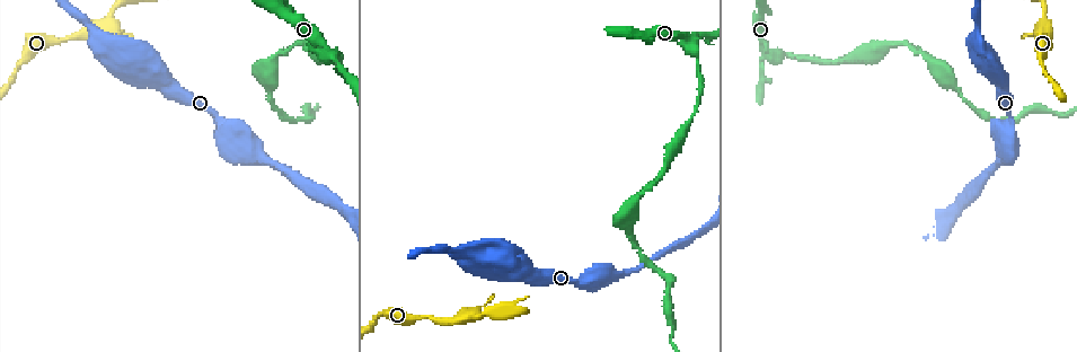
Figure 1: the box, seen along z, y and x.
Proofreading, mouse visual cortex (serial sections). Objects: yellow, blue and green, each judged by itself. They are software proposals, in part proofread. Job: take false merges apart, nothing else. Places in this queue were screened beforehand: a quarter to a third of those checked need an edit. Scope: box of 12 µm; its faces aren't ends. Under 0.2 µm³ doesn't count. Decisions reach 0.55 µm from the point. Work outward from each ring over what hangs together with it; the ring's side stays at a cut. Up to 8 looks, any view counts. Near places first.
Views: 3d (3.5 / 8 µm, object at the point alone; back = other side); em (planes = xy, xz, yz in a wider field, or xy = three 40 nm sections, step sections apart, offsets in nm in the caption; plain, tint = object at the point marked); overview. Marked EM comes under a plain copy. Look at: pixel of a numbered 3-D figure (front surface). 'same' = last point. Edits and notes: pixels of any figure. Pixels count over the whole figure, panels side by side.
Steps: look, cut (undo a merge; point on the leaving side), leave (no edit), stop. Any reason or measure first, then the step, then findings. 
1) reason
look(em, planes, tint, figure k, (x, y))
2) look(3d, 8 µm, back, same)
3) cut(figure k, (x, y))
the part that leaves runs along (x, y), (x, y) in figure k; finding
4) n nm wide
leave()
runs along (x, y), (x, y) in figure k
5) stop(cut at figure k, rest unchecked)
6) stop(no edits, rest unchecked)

side arm on a straight run
look(3d, 8 µm, back, figure 1, (330, 54))

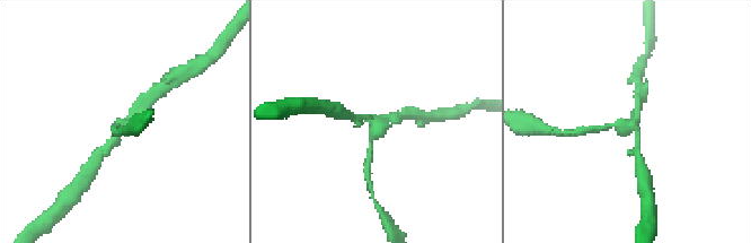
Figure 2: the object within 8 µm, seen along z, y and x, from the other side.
look(3d, 3.5 µm, figure 2, (376, 122))

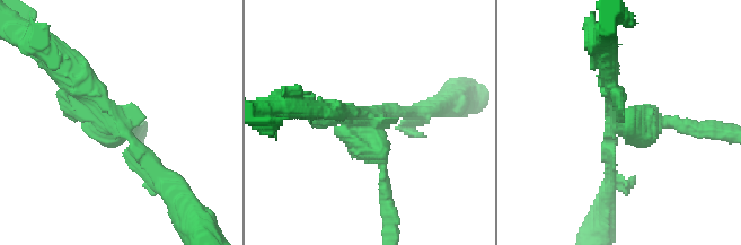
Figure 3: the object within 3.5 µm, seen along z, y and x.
cut(figure 3, (706, 127))
the part that leaves runs along (669, 121), (681, 128), (730, 134) in figure 3; two cells meet here

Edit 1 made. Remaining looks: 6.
look(overview)

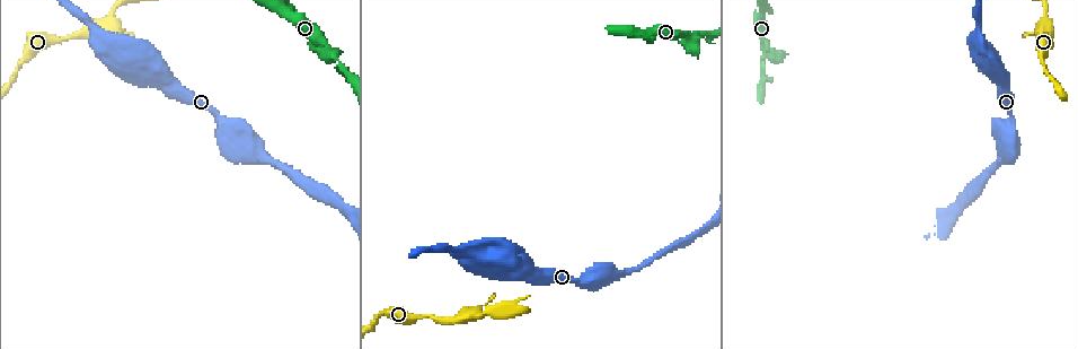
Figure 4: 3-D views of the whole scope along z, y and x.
sharp bend
look(3d, 3.5 µm, figure 4, (465, 317))

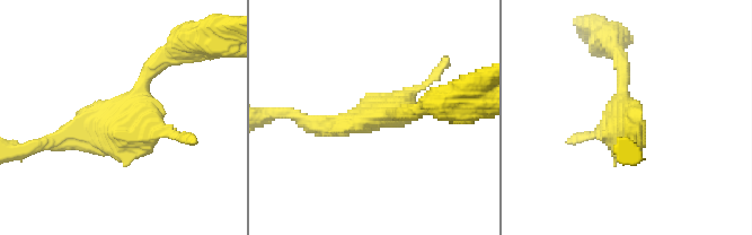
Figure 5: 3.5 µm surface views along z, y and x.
now the EM
look(em, planes, tint, figure 5, (619, 133))

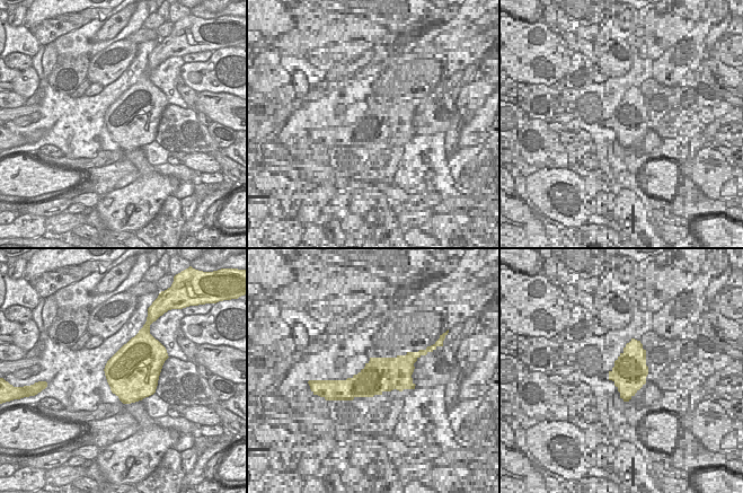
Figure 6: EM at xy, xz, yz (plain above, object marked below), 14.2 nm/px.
leave()
runs along (56, 141), (125, 131), (157, 64) in figure 5; continuous, no second cell

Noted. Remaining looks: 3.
sudden change in width
look(3d, 3.5 µm, figure 4, (517, 269))

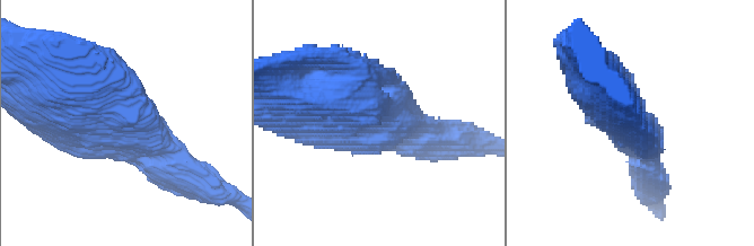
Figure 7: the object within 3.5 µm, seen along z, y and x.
look(em, xy, step 2, tint, figure 7, (124, 123))

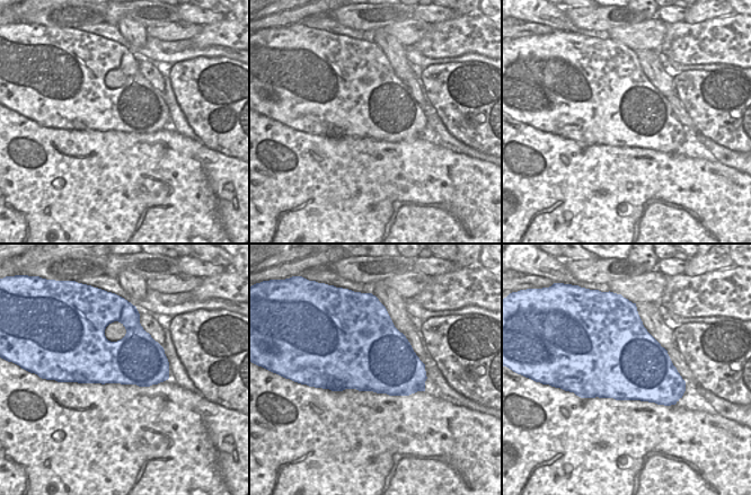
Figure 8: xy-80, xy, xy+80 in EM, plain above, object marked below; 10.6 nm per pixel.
look(em, xy, step 5, tint, same)

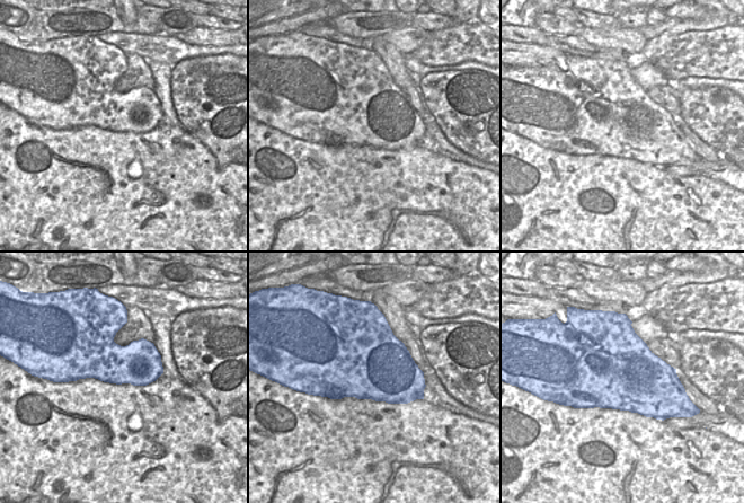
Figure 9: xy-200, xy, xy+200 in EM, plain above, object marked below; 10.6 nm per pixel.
leave()
runs along (178, 167), (64, 87) in figure 7; all the same cell

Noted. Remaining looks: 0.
stop(cut at figure 3, rest unchecked)

